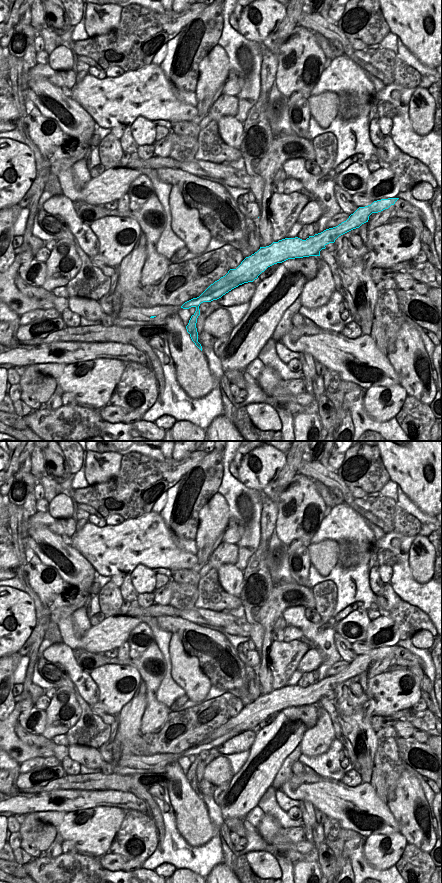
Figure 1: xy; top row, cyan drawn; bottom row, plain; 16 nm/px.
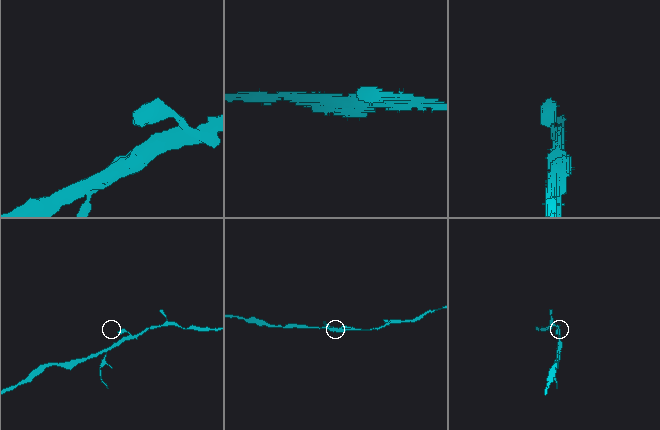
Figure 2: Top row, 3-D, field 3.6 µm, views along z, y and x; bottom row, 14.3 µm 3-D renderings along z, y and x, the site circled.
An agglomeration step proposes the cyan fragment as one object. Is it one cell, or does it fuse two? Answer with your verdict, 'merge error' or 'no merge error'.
merge error

